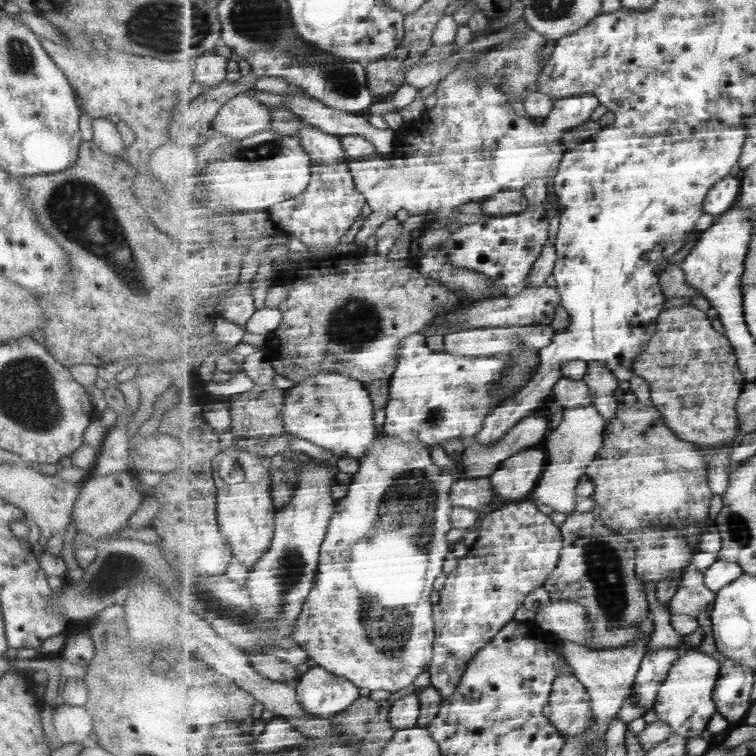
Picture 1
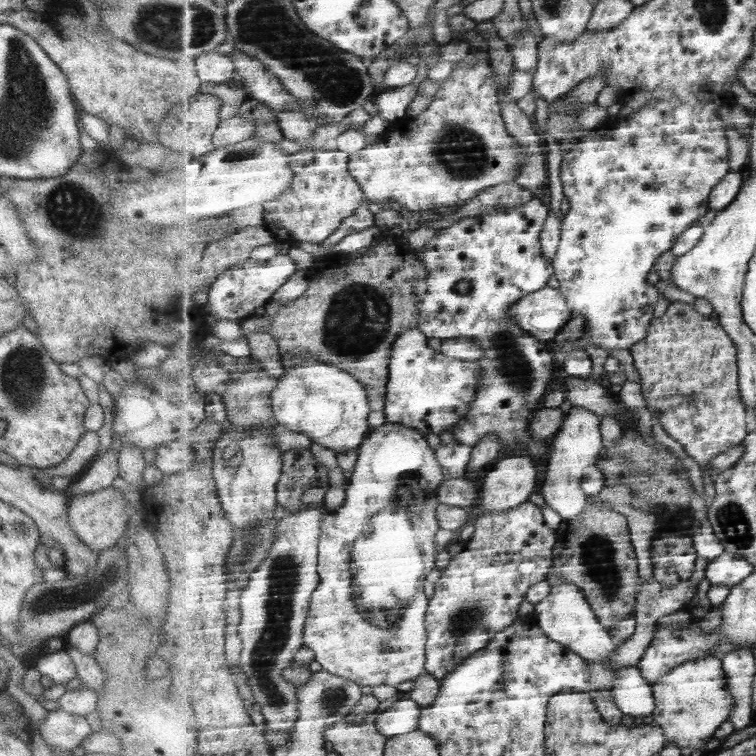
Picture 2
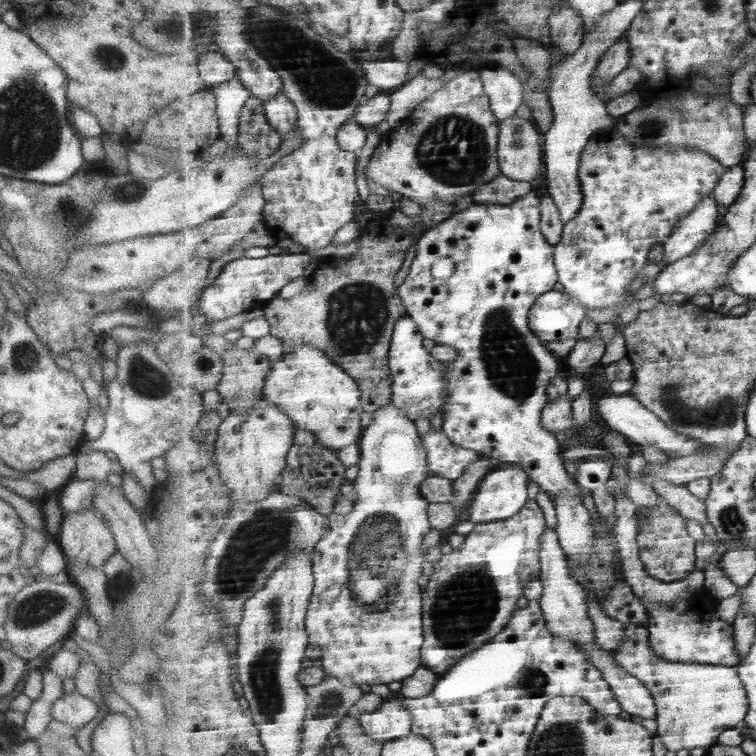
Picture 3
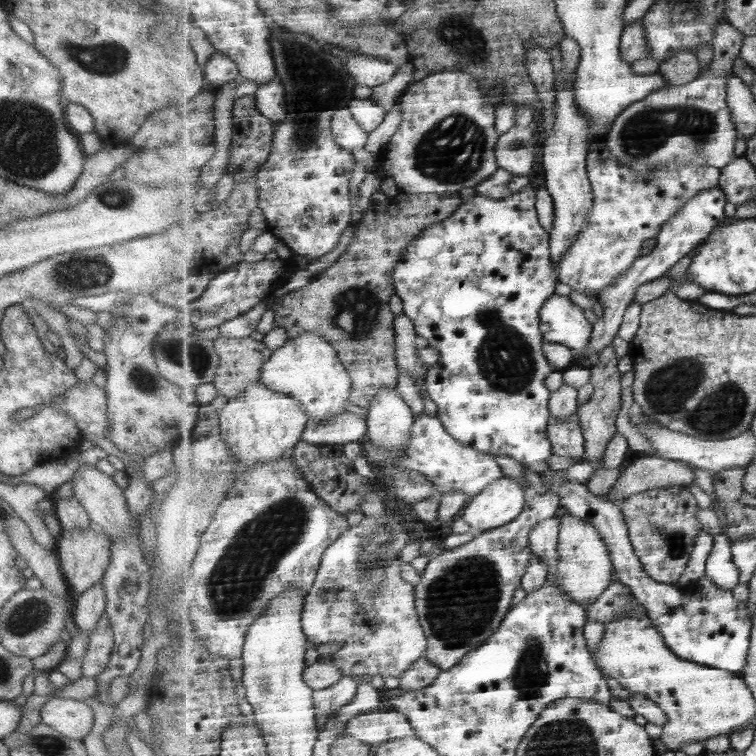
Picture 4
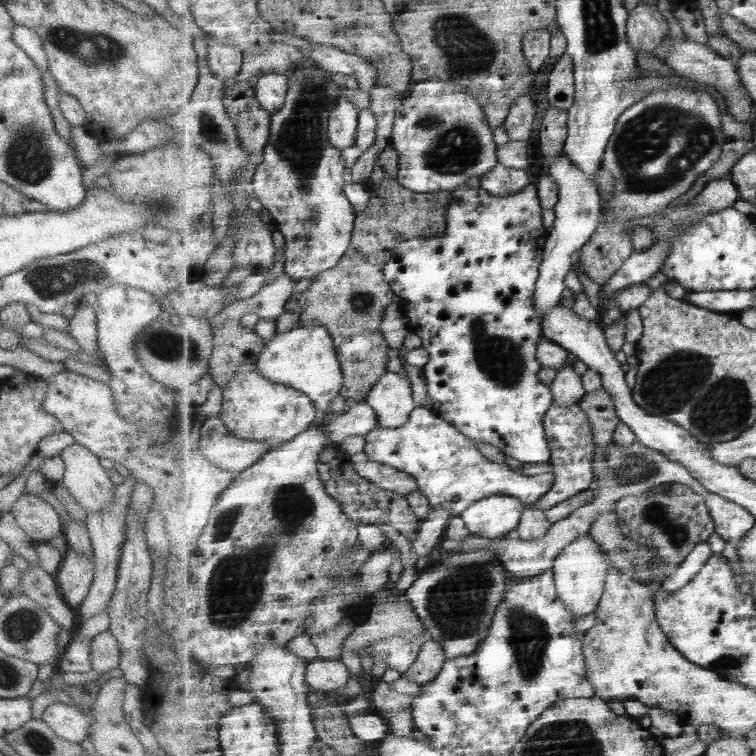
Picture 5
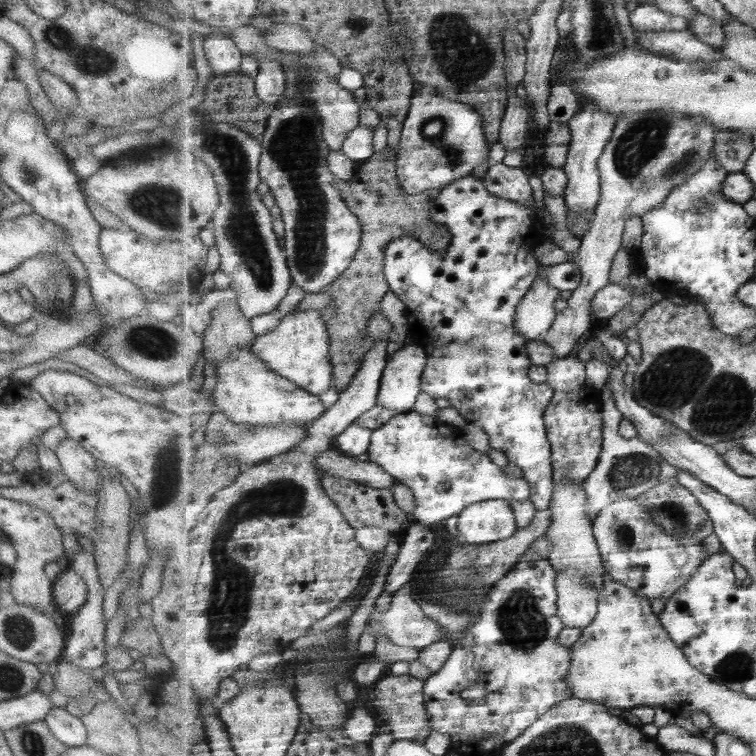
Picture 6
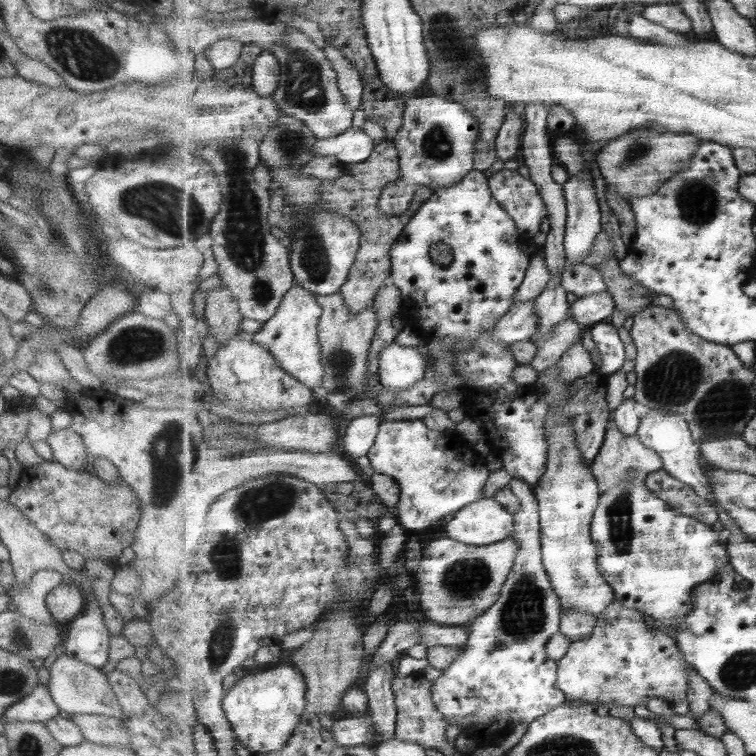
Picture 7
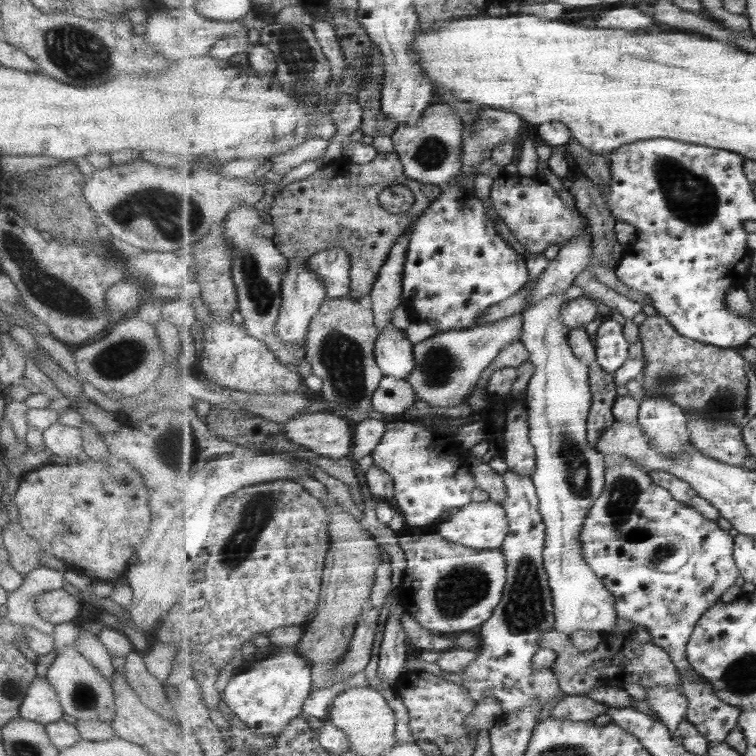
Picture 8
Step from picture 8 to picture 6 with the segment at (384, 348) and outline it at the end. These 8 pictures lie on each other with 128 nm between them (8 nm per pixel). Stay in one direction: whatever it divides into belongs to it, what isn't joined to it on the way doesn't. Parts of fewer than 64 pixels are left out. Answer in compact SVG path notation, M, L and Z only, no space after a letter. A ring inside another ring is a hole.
M415 344L403 347L401 351L391 354L381 381L378 406L391 409L399 414L413 411L413 406L417 402L417 396L419 396L419 392L423 391L422 374L425 372L428 359L428 354L425 350Z

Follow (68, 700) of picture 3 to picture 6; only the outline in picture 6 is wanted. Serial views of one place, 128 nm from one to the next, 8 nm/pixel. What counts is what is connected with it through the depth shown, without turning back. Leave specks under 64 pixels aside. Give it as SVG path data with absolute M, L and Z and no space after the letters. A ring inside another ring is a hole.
M51 707L42 721L61 744L67 747L85 745L86 728L77 714L71 715L64 707Z

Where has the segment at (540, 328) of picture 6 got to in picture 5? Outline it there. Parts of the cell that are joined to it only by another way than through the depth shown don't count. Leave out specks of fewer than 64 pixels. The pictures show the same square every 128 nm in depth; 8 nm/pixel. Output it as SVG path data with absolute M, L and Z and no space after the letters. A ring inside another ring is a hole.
M563 152L553 162L549 162L549 173L559 185L559 200L555 205L555 220L553 229L547 235L547 241L543 242L544 262L540 268L537 289L533 295L537 316L540 322L547 316L553 306L559 306L563 299L563 290L567 289L565 279L571 272L573 254L578 254L585 244L592 239L600 225L602 217L602 196L598 184L579 166L569 155Z

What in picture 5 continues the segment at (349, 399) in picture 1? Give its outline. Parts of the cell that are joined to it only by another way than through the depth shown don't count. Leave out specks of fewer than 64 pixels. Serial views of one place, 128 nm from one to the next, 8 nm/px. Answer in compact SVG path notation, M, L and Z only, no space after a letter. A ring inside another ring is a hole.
M310 322L300 324L290 332L275 335L265 344L265 351L258 360L258 371L275 384L284 384L312 398L321 414L327 414L331 402L344 388L345 375L337 356L332 335L325 327Z

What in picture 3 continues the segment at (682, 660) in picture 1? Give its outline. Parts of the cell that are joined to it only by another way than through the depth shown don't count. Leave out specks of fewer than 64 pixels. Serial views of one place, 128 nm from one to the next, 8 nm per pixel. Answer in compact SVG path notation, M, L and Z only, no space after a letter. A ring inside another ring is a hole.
M628 623L624 643L613 650L616 661L632 675L642 680L652 692L656 700L657 735L670 752L679 750L695 750L702 748L710 750L719 735L724 730L737 729L749 712L748 692L741 680L740 672L735 666L714 665L713 663L685 663L667 662L659 658L652 649L650 643L650 630L645 623Z

